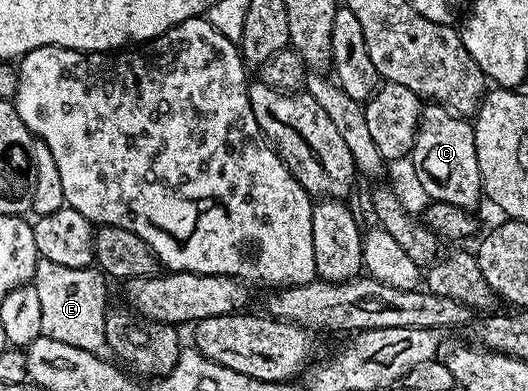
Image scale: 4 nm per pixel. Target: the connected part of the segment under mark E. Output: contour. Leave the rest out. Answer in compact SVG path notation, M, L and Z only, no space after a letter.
M40 260L35 265L33 285L37 292L37 300L41 300L42 337L61 340L61 344L73 344L73 348L102 355L107 350L103 327L105 310L104 307L99 307L99 285L102 282L105 282L105 275L98 268L65 268L65 264Z

